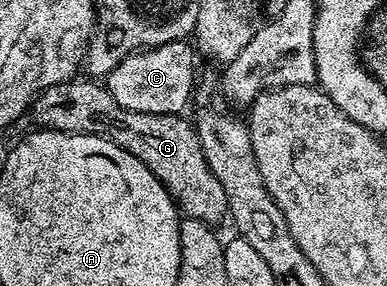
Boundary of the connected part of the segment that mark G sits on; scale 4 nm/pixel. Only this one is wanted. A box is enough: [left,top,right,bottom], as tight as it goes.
[29,76,229,224]

